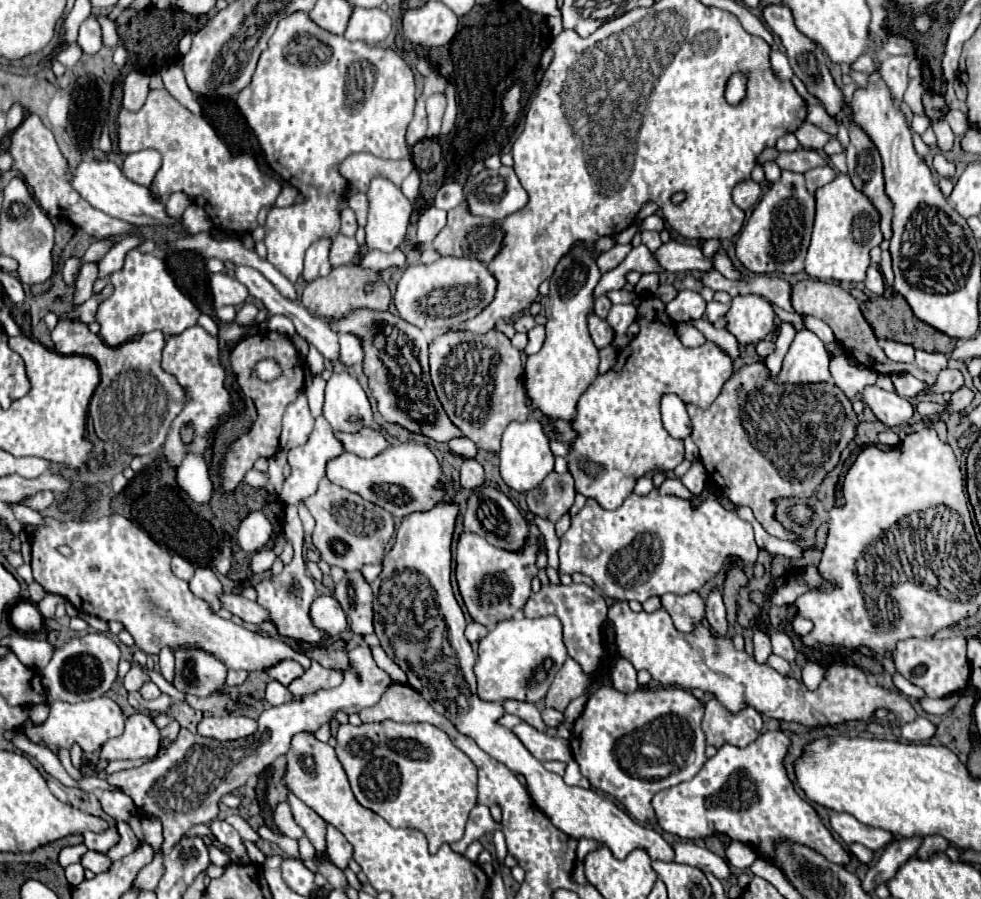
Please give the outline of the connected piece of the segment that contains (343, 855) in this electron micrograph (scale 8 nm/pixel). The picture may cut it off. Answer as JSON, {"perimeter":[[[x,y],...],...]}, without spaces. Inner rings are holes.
{"perimeter":[[[327,826],[327,852],[339,868],[347,868],[353,860],[353,848],[347,838],[333,826]]]}

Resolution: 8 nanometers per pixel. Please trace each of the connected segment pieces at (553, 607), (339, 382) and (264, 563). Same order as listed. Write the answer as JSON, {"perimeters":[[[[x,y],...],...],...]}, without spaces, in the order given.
{"perimeters":[[[[545,584],[539,592],[535,592],[527,604],[523,606],[525,618],[539,618],[545,614],[553,614],[563,624],[563,642],[567,646],[567,654],[581,664],[583,672],[593,678],[601,660],[603,660],[603,644],[601,644],[601,626],[607,620],[607,602],[601,592],[587,584]]],[[[333,372],[329,378],[323,416],[337,432],[357,432],[365,426],[373,426],[369,398],[349,372]]],[[[263,548],[263,550],[255,552],[255,556],[251,558],[251,570],[253,570],[255,574],[267,572],[267,570],[271,570],[271,566],[273,566],[275,558],[277,558],[277,556],[275,556],[275,552],[273,552],[273,550],[269,550],[269,548]]]]}

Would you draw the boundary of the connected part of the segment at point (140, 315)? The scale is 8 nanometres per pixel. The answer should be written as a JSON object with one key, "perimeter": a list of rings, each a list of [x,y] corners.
{"perimeter":[[[131,250],[125,258],[123,270],[97,280],[93,284],[93,290],[101,290],[105,284],[113,284],[115,292],[99,306],[97,322],[101,324],[99,336],[109,346],[119,346],[133,336],[151,330],[161,330],[165,336],[171,336],[193,326],[187,324],[187,312],[197,316],[197,310],[191,308],[191,300],[177,288],[175,280],[169,276],[163,258]]]}

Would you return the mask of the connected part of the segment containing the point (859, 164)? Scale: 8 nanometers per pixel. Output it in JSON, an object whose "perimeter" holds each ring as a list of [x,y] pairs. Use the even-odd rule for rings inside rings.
{"perimeter":[[[849,118],[843,122],[849,124],[849,136],[851,142],[847,146],[847,166],[849,166],[849,178],[863,192],[877,208],[879,212],[879,226],[883,232],[883,238],[891,238],[891,202],[885,196],[883,188],[883,166],[881,166],[881,156],[869,136],[853,124]]]}

